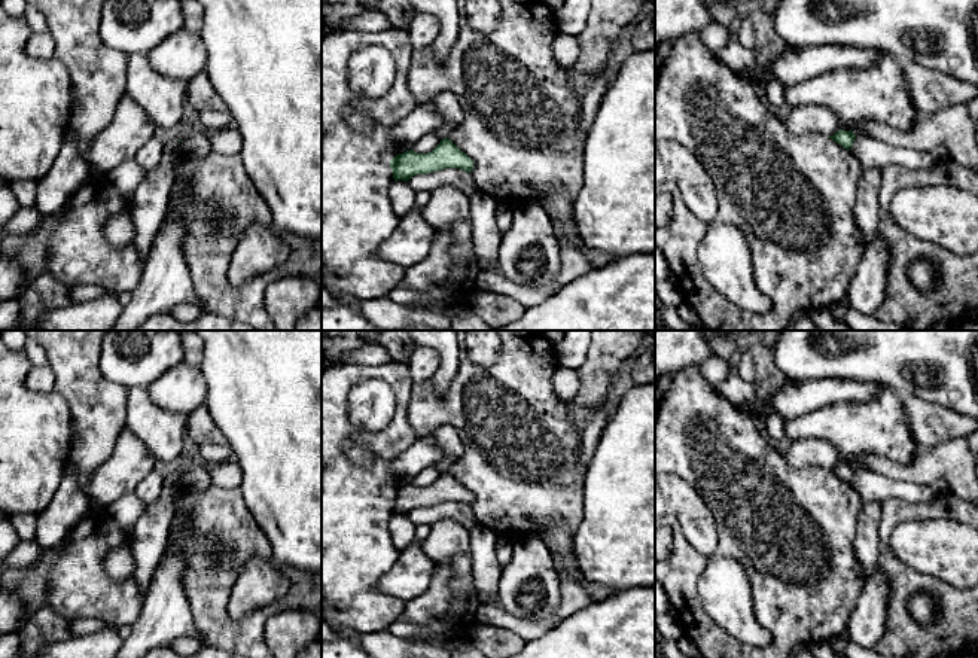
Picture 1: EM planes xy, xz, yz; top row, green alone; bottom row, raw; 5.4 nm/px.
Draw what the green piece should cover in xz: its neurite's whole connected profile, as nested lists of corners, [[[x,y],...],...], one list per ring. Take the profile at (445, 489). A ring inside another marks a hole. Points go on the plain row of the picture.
[[[448,470],[429,487],[417,487],[412,482],[390,493],[394,515],[408,515],[415,508],[429,508],[444,502],[473,503],[473,494],[463,487]]]

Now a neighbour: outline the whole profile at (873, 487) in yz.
[[[856,469],[850,485],[859,493],[863,503],[883,503],[892,497],[911,503],[927,503],[936,499],[929,485],[892,479],[865,469]]]

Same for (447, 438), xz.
[[[444,424],[438,427],[432,435],[444,453],[444,459],[435,463],[435,466],[442,473],[450,470],[450,467],[460,459],[464,448],[457,430],[453,426]]]

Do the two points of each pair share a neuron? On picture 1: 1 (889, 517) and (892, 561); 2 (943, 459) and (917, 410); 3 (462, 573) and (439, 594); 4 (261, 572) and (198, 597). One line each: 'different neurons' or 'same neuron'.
1: same neuron
2: different neurons
3: different neurons
4: different neurons

